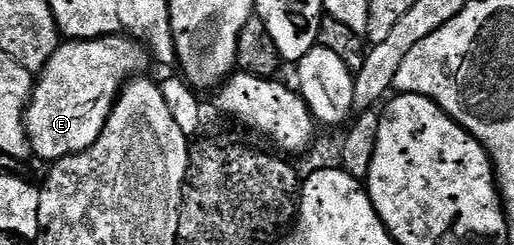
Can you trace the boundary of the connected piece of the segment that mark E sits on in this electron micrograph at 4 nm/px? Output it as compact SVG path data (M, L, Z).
M124 34L100 36L94 40L69 40L57 48L47 66L41 69L33 85L33 96L25 109L25 132L34 157L56 162L68 156L78 156L99 138L103 126L113 109L113 103L121 95L122 88L134 78L140 77L151 64L151 56L140 40Z

